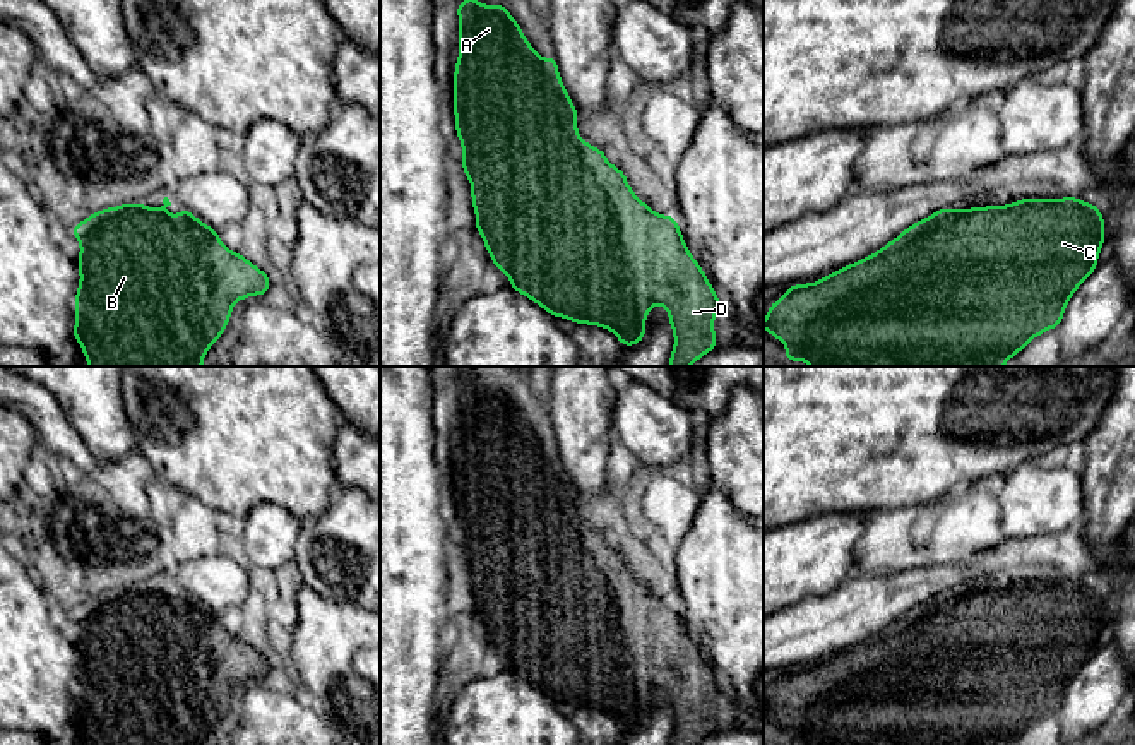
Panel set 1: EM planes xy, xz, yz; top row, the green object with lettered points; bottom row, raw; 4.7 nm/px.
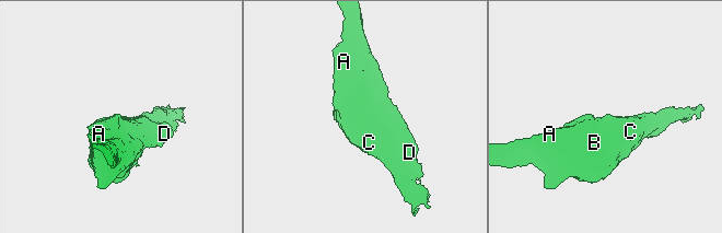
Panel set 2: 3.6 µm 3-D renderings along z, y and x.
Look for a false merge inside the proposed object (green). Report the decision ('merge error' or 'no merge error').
no merge error

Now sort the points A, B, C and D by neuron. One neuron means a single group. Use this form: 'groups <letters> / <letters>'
groups A B C D

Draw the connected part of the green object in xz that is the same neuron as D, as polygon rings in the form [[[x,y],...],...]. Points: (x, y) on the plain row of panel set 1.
[[[469,380],[454,394],[461,404],[454,498],[464,538],[462,555],[472,570],[476,615],[495,651],[508,659],[510,671],[551,700],[611,714],[627,731],[644,724],[647,695],[661,688],[668,692],[674,719],[669,745],[697,745],[716,733],[714,700],[724,687],[692,641],[674,599],[654,596],[630,572],[623,553],[606,543],[604,533],[580,522],[579,497],[565,474],[555,438],[543,444],[502,387],[488,390]]]

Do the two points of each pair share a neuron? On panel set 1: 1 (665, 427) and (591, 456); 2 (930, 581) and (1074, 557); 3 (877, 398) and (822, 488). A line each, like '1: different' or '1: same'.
1: different
2: same
3: same

